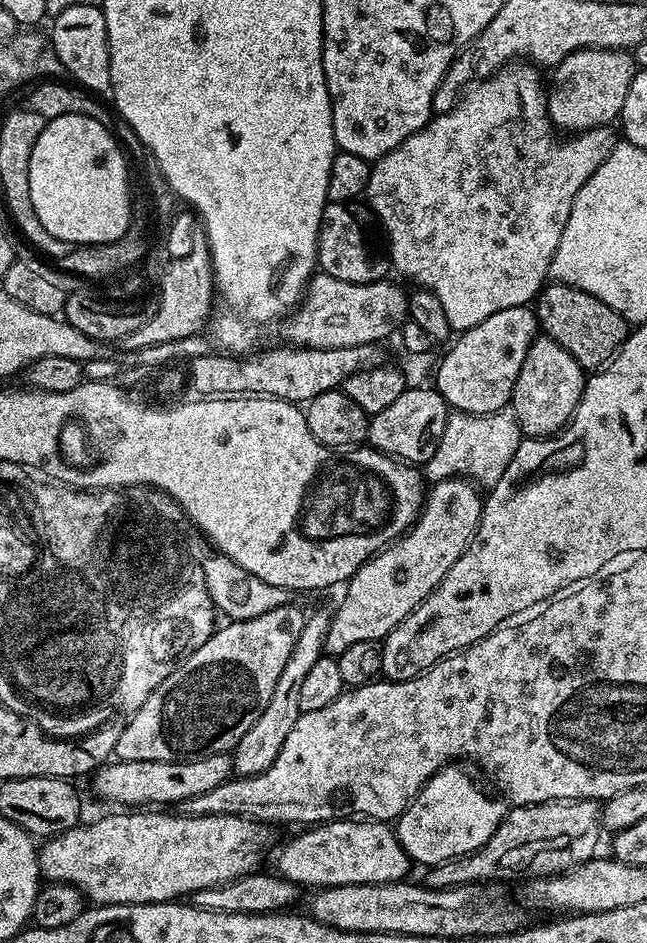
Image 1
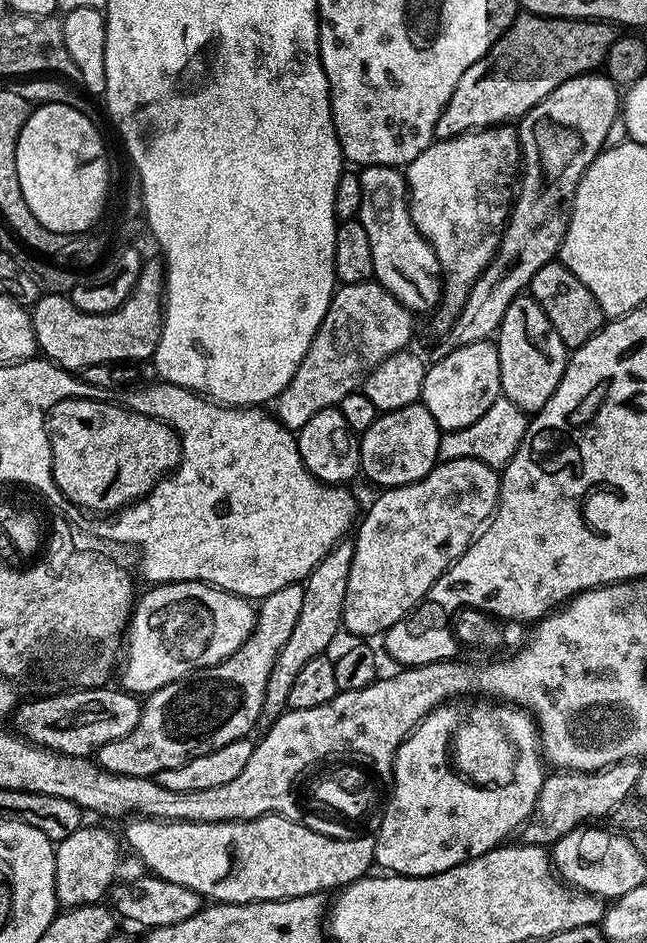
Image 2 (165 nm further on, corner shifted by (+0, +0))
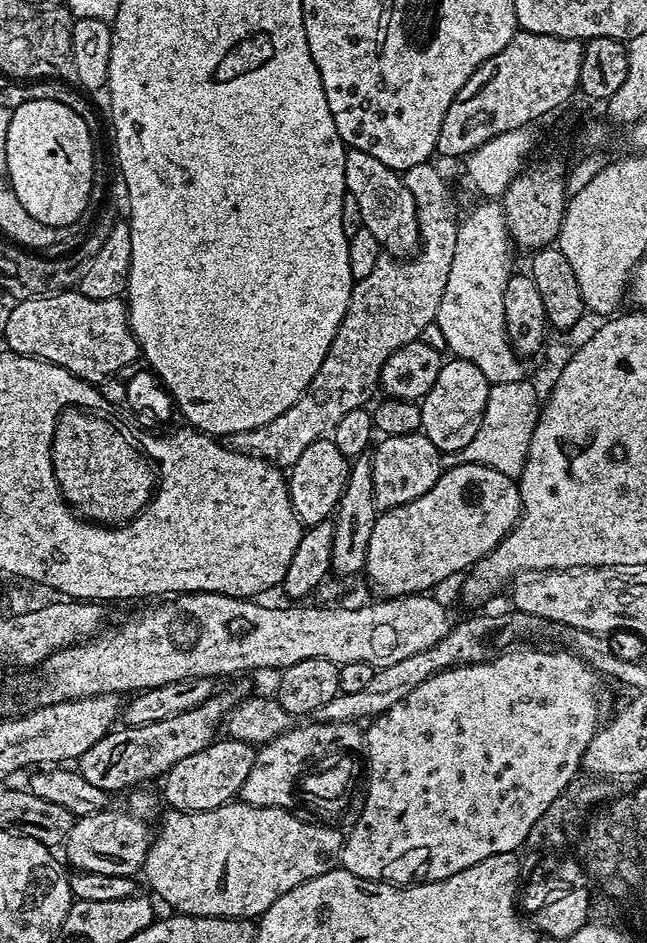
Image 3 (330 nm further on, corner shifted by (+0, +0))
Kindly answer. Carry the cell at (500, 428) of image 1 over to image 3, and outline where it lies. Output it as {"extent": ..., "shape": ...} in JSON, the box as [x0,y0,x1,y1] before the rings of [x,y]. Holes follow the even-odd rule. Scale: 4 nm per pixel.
{"extent":[440,379,542,477],"shape":[[[531,379],[491,385],[486,398],[486,410],[482,414],[482,426],[478,426],[478,434],[474,434],[473,440],[467,446],[462,446],[462,450],[440,453],[441,469],[477,464],[490,466],[490,470],[498,470],[498,474],[520,477],[526,466],[530,438],[534,434],[541,407],[542,400],[535,396]]]}

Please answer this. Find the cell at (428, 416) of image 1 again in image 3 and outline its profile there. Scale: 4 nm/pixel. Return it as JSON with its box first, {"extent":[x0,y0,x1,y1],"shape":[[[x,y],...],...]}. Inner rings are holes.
{"extent":[370,431,440,509],"shape":[[[423,431],[383,437],[370,452],[377,509],[402,506],[406,502],[414,502],[414,498],[422,498],[422,494],[426,494],[426,490],[430,490],[440,477],[440,453]]]}

